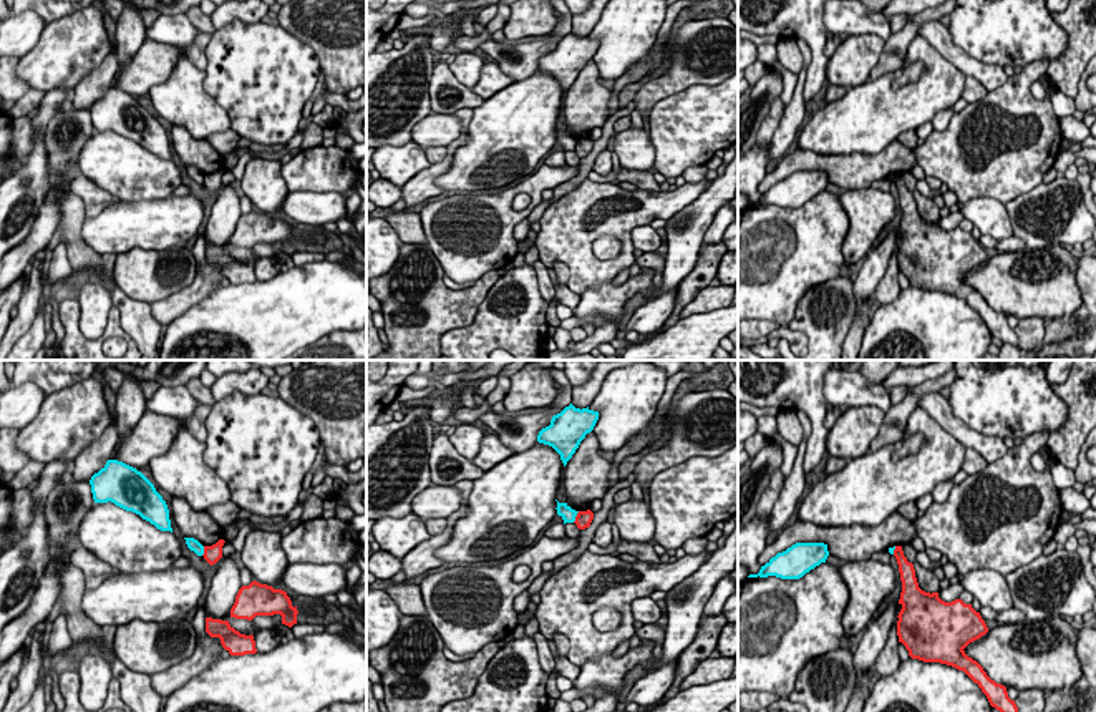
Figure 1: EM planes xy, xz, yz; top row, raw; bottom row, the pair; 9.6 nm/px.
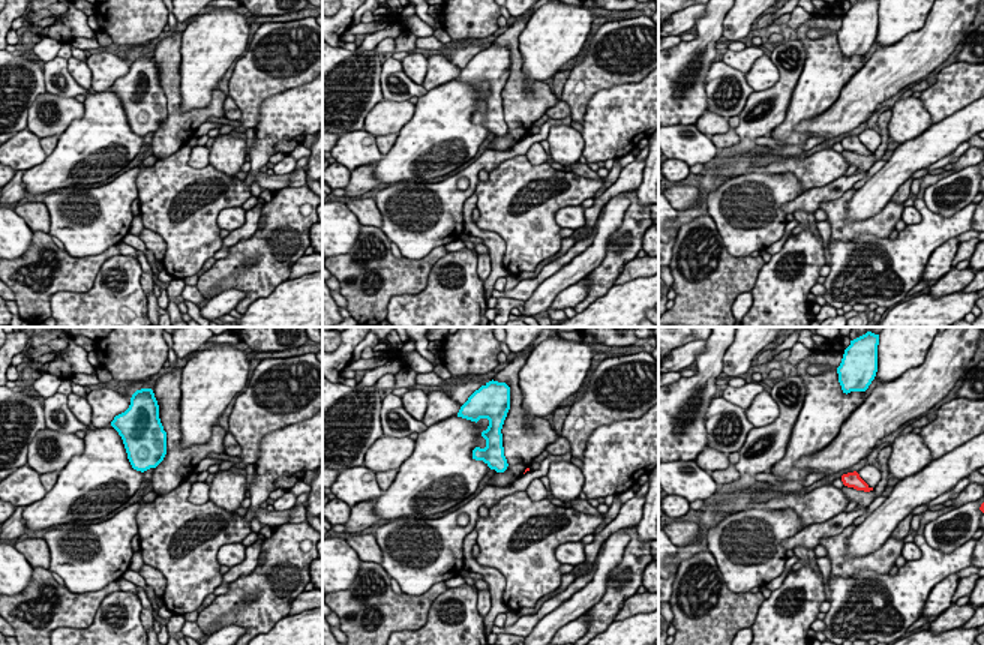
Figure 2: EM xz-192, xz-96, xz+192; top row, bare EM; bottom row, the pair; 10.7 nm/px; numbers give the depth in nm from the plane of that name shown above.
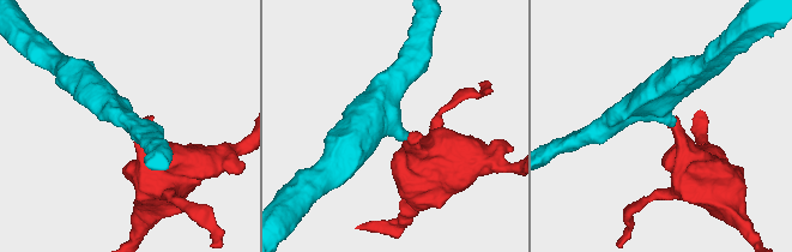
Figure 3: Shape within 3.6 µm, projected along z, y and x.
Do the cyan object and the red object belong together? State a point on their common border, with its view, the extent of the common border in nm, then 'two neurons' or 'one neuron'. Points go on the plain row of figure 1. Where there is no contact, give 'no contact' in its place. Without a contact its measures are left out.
xz (576, 143) | 130 nm | two neurons

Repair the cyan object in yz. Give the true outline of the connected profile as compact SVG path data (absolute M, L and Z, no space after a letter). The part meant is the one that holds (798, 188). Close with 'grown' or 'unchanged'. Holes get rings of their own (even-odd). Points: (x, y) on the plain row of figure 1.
M796 171L783 181L778 181L758 202L748 206L768 206L776 204L781 207L799 207L821 191L826 191L829 184L827 173L824 171Z | unchanged

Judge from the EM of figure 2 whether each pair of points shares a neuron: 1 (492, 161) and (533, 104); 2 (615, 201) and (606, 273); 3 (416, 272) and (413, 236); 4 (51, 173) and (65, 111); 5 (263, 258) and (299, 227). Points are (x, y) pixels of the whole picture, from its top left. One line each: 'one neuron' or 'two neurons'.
1: two neurons
2: two neurons
3: two neurons
4: two neurons
5: one neuron

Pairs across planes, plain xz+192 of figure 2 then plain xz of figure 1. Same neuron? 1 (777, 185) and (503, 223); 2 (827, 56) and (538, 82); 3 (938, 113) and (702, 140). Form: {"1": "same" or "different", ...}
{"1": "same", "2": "same", "3": "same"}

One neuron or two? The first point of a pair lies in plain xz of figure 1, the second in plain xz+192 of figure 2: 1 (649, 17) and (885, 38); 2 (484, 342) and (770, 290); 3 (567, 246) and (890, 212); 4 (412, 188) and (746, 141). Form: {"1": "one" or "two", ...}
{"1": "one", "2": "one", "3": "one", "4": "one"}

